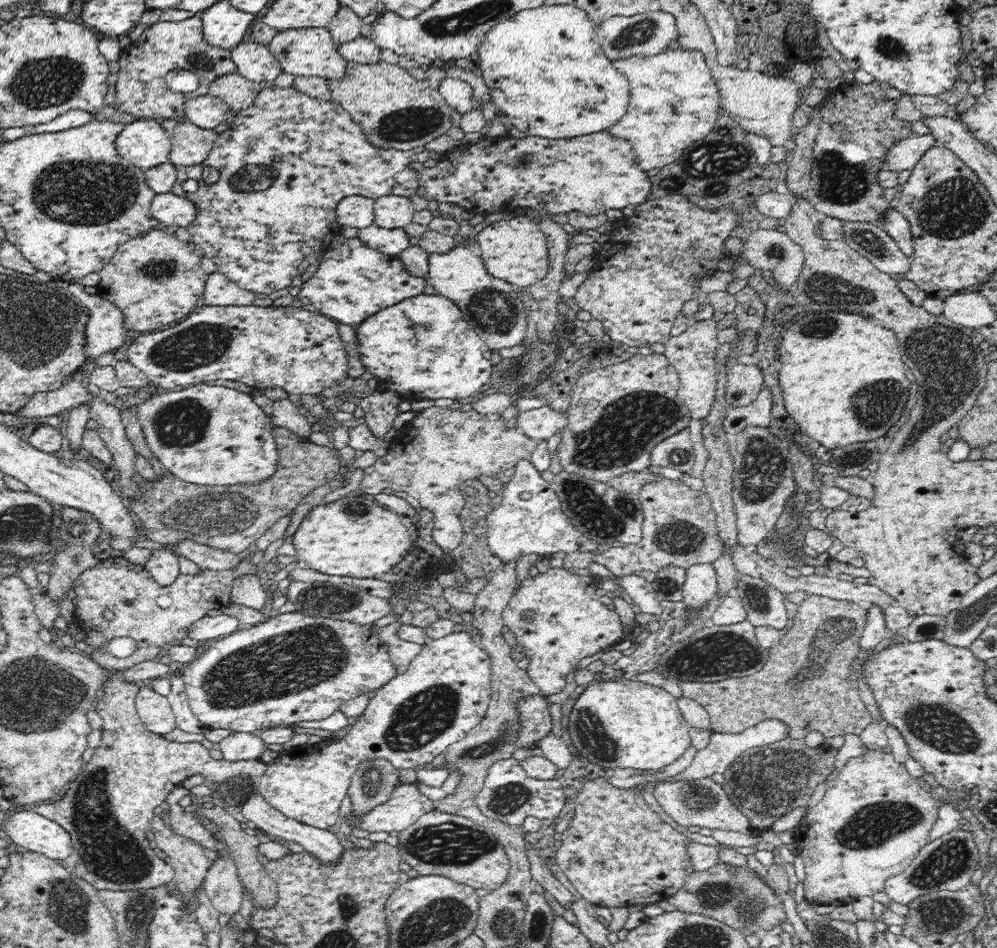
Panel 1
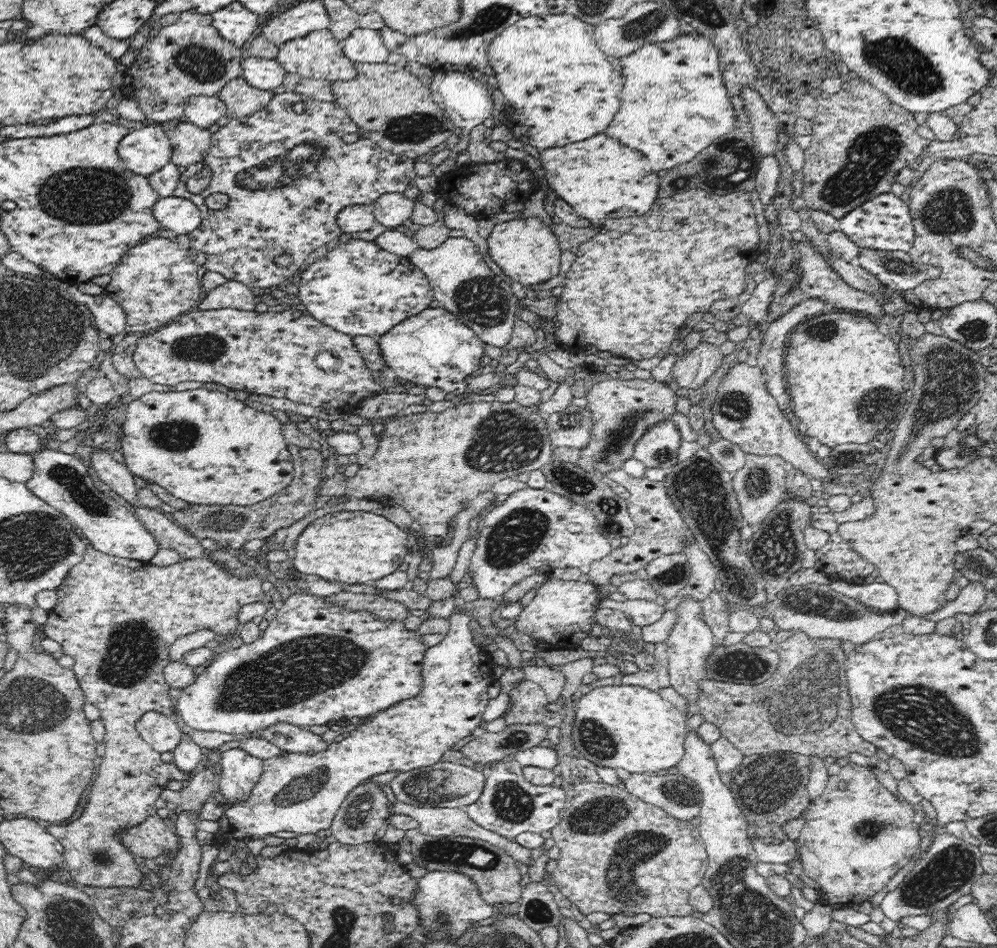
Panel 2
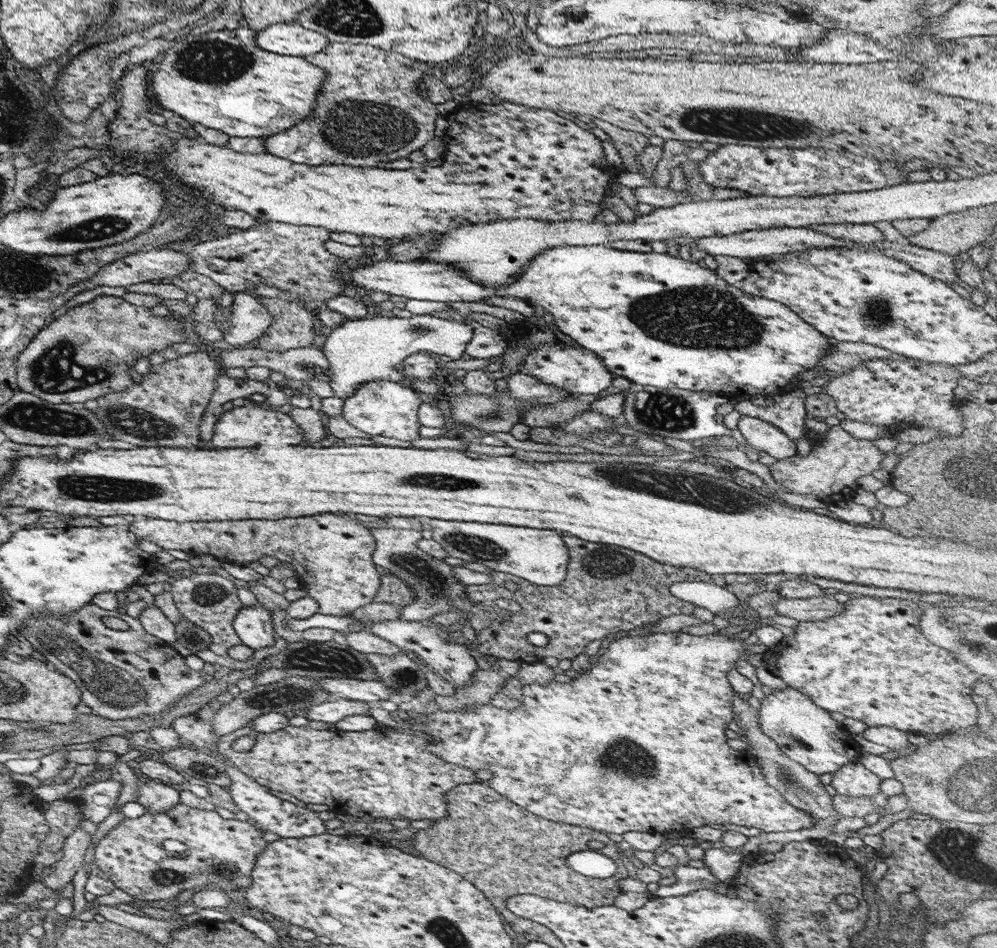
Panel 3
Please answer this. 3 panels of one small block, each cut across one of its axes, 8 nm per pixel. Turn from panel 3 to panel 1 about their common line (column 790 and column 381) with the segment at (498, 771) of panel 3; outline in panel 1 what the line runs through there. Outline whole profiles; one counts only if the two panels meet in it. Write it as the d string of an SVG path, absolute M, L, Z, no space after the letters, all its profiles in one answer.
M399 783L390 800L365 814L357 826L368 832L400 832L433 809L433 802L418 791L415 783Z

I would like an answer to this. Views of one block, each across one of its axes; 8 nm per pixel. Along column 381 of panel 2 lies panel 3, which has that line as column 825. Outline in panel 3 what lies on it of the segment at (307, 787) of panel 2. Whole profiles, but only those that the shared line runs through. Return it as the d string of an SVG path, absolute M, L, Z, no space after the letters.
M786 686L784 690L765 690L766 698L760 702L759 729L767 737L771 738L777 747L785 753L793 762L805 767L807 771L819 775L835 772L841 765L857 762L859 748L851 734L849 734L840 722L831 718L828 712L811 703L807 697Z

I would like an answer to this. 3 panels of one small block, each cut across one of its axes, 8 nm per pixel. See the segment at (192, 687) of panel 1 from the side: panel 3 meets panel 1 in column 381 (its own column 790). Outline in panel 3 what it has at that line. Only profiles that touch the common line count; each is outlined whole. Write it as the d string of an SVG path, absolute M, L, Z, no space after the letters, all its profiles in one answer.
M850 596L844 603L843 611L837 615L830 616L815 622L804 622L793 625L793 637L789 640L782 638L776 645L768 647L762 656L764 665L773 674L778 676L786 686L795 688L802 696L823 708L825 712L839 712L845 718L853 718L866 724L867 727L887 726L905 732L916 732L921 735L932 737L967 726L975 725L977 722L977 706L972 702L971 695L973 683L980 678L976 673L965 667L959 662L955 662L953 652L947 652L928 641L919 630L919 618L924 606L915 600L901 598L875 598L870 596Z

